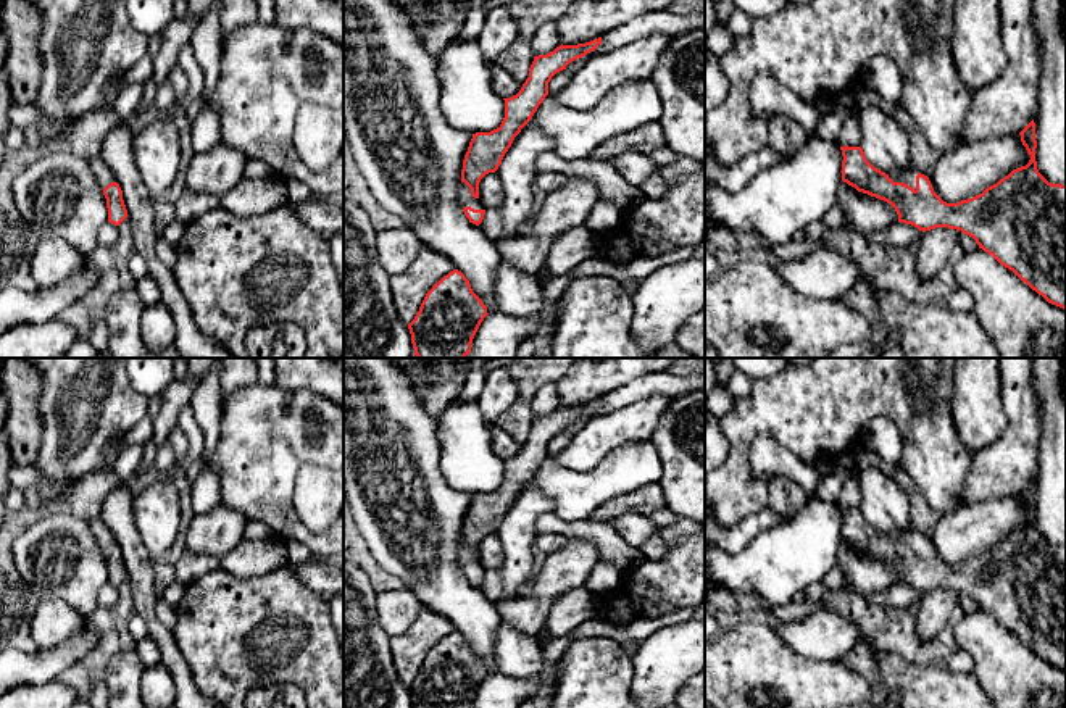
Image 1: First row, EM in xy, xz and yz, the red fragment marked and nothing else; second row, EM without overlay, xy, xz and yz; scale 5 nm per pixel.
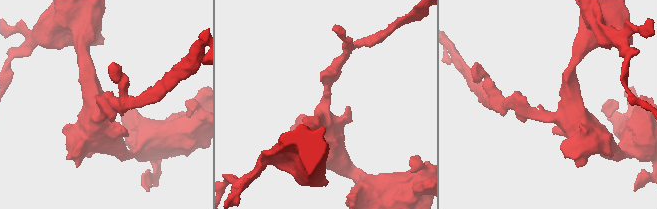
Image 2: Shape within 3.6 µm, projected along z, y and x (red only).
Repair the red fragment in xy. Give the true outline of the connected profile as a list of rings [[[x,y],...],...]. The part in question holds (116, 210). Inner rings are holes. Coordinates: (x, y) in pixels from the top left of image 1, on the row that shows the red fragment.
[[[89,158],[87,163],[106,198],[108,223],[119,226],[127,218],[127,210],[116,177],[102,158]]]

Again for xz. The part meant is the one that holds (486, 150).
[[[602,37],[577,45],[560,45],[547,55],[534,56],[529,68],[529,77],[521,90],[505,100],[505,118],[502,124],[490,132],[476,132],[469,142],[463,160],[460,205],[469,223],[479,226],[485,214],[485,206],[479,200],[479,182],[495,173],[511,147],[514,137],[531,121],[539,105],[548,95],[552,77],[566,69],[566,66],[593,52],[602,44]]]

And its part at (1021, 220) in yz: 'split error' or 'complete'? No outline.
split error

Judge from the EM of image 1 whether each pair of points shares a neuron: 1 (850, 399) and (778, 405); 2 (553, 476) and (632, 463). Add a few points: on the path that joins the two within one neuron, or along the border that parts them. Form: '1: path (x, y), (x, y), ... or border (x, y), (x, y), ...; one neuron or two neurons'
1: path (832, 399), (824, 405), (795, 405); one neuron
2: path (573, 483), (603, 483), (613, 478); one neuron

